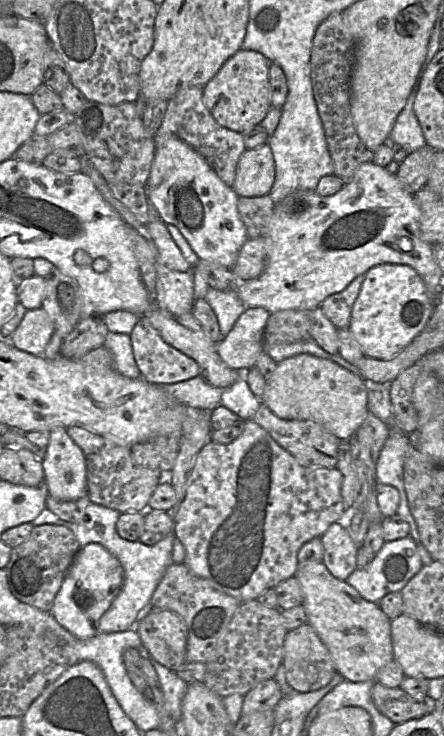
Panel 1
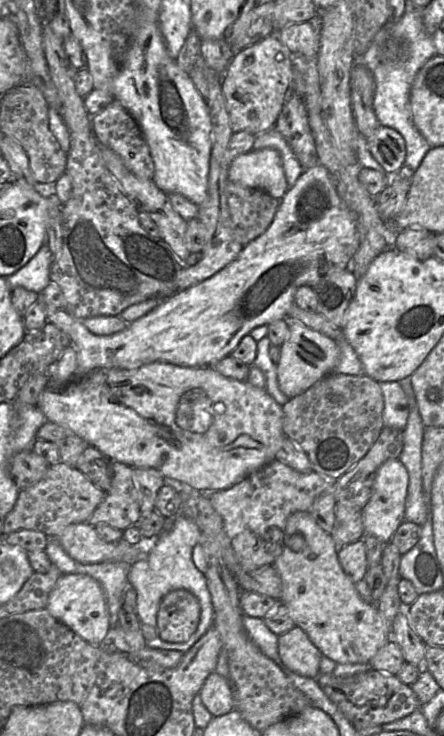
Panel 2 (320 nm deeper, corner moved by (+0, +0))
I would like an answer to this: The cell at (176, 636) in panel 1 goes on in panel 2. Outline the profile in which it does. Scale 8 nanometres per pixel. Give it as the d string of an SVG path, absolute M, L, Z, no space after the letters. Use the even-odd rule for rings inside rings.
M184 589L167 593L157 612L158 637L168 643L185 643L196 632L200 620L198 599Z

